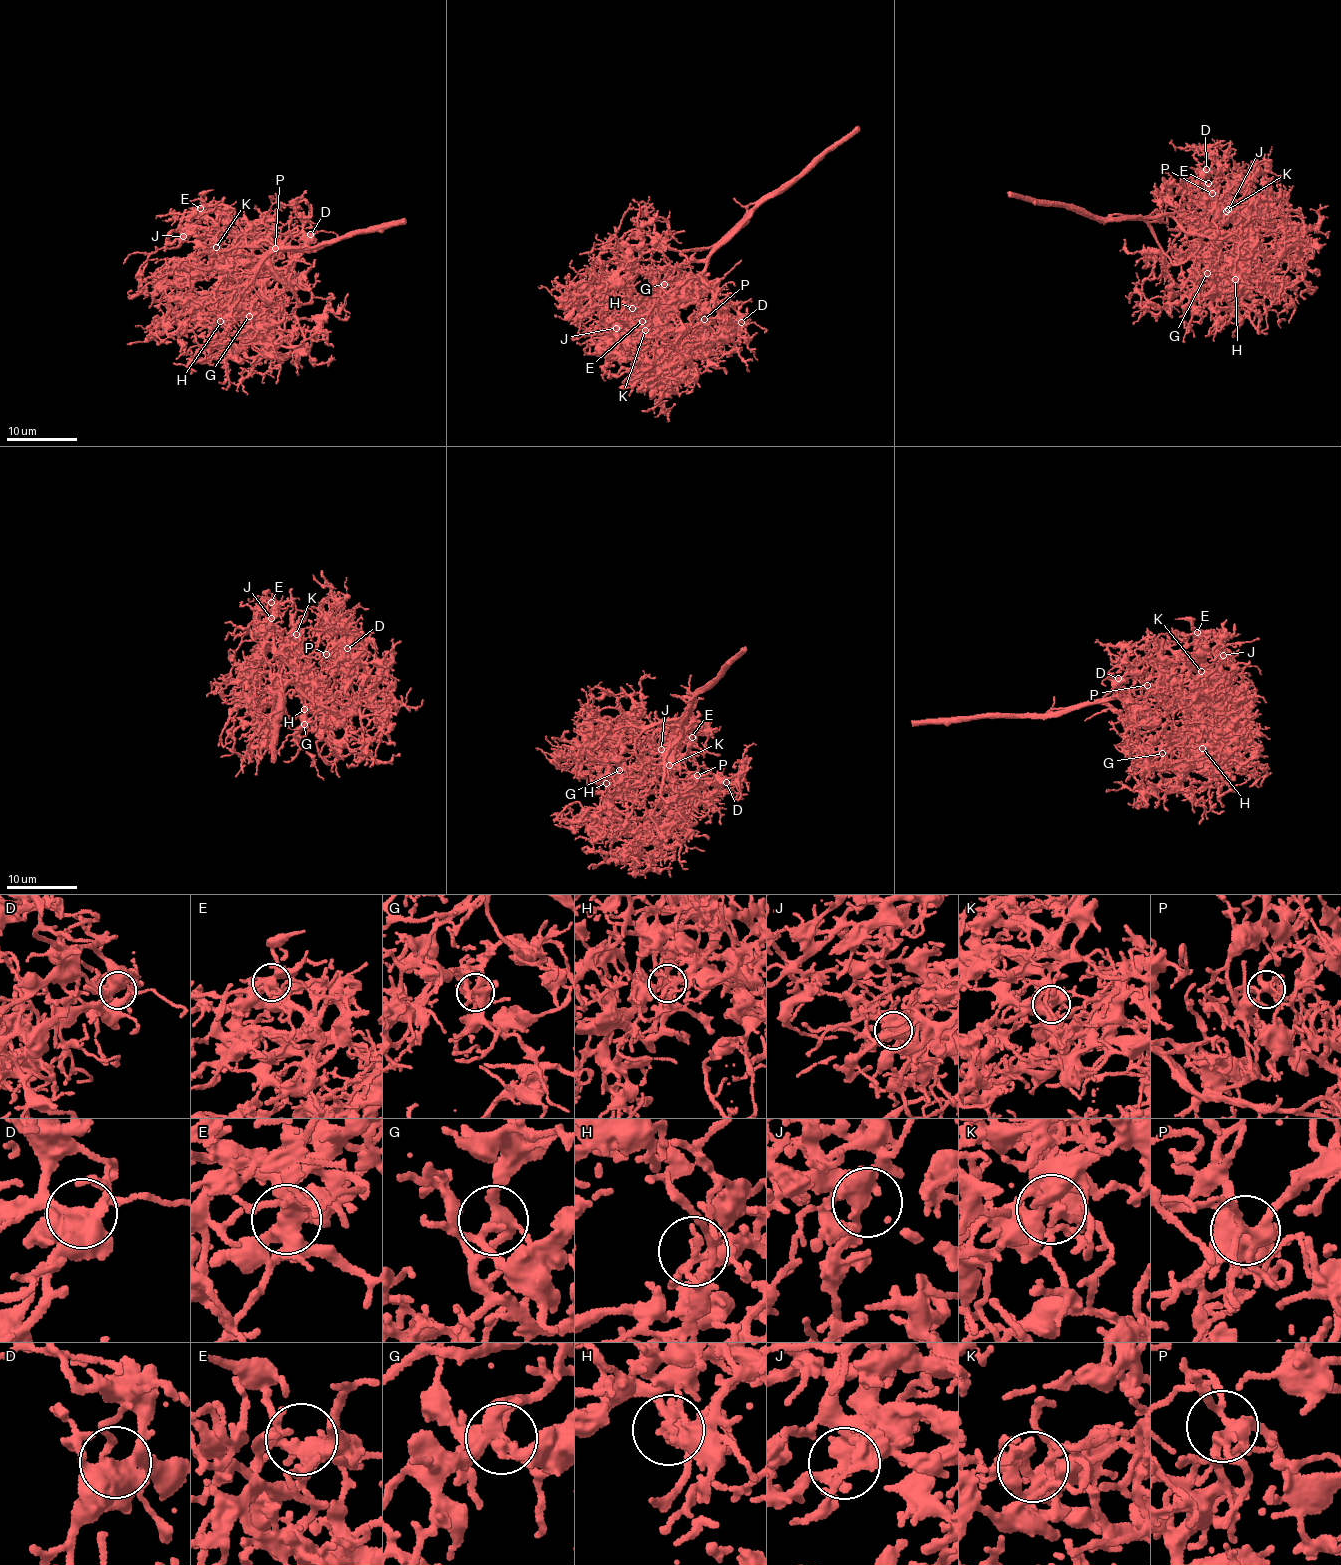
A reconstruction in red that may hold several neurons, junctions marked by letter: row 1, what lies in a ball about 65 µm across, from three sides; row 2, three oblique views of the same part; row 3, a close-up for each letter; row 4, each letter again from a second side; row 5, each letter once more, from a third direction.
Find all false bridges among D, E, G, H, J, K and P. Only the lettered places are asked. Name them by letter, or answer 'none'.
none

